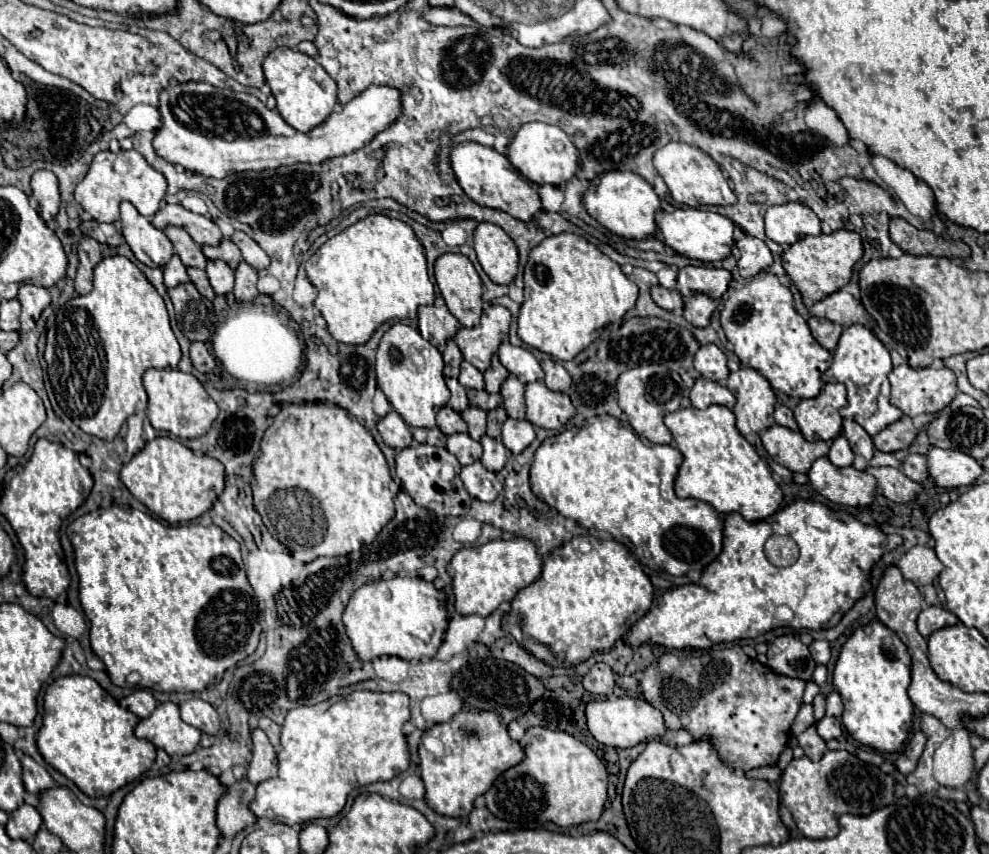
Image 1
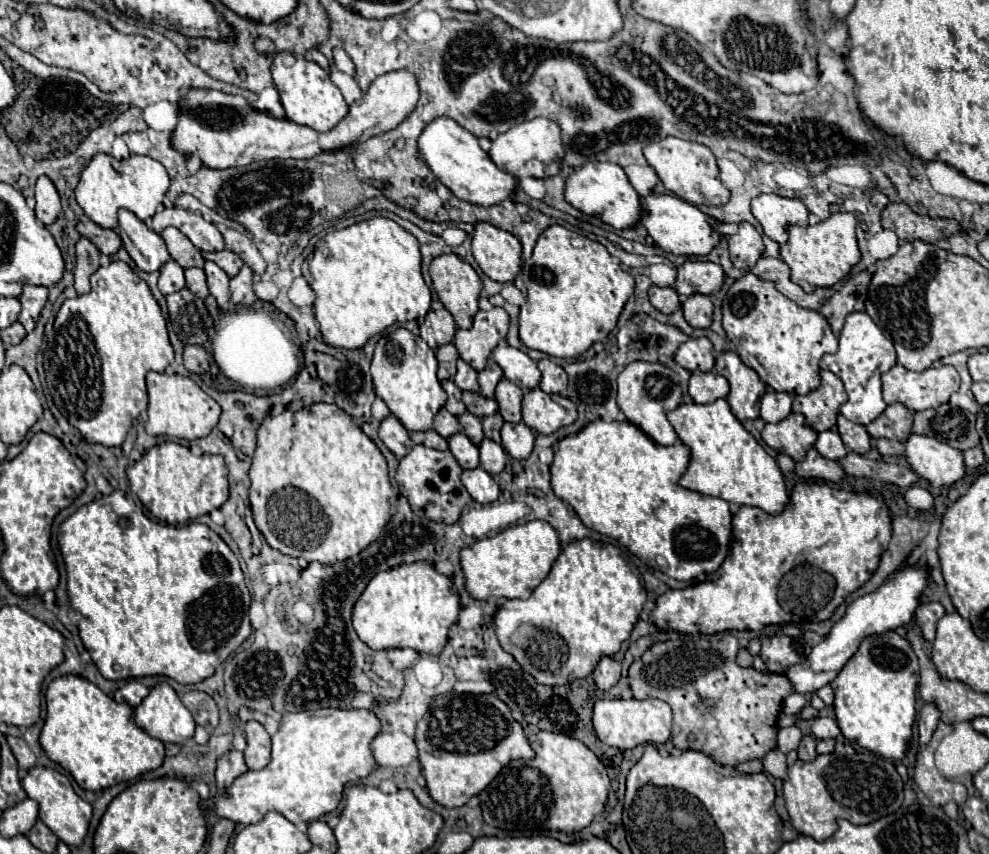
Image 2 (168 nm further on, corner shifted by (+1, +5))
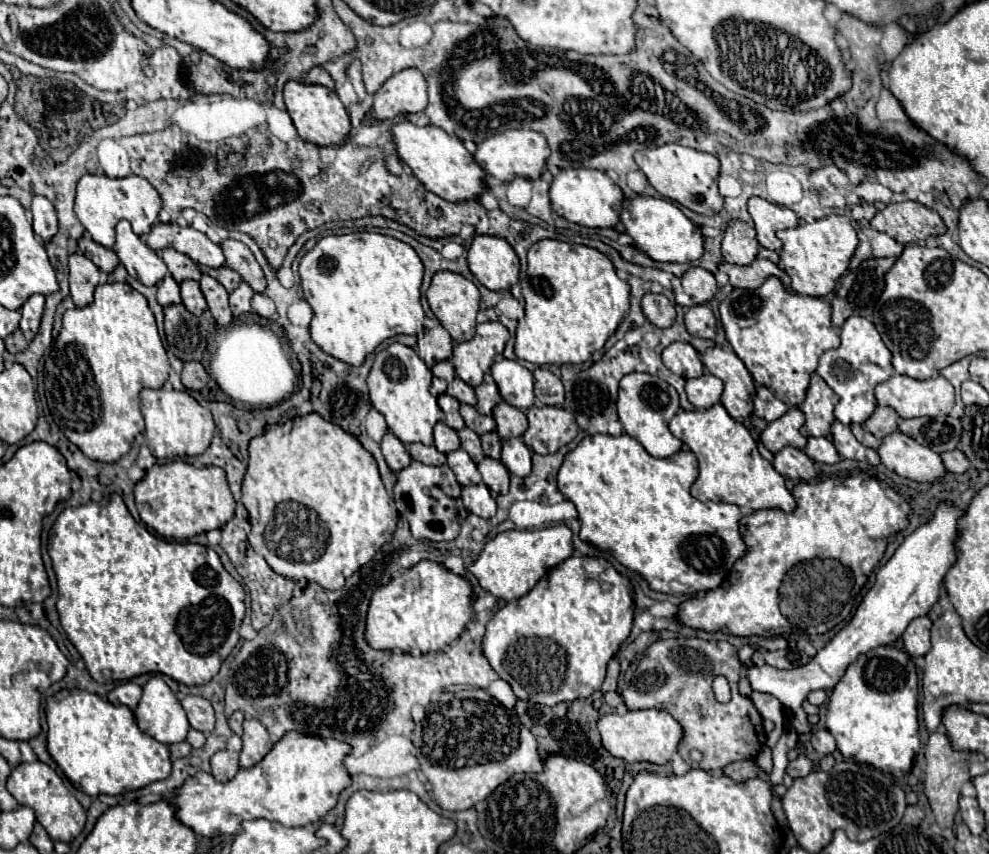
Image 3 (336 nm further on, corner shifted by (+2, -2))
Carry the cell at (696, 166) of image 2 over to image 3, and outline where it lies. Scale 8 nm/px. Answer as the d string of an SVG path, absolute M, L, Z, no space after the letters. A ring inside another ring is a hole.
M665 143L657 149L637 151L633 159L659 195L701 215L715 215L721 211L723 197L719 195L719 189L717 189L717 177L719 177L721 165L715 155L695 151L677 143Z

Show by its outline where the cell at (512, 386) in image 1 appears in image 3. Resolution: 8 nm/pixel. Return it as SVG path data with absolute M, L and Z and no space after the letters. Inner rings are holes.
M499 403L493 409L493 419L497 423L497 435L501 441L511 439L511 437L521 437L527 431L527 417L523 411L507 405L507 403Z

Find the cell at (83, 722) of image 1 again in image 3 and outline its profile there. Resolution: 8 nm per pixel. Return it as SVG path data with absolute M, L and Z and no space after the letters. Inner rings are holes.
M63 689L55 693L53 697L47 699L47 725L49 725L49 735L47 735L47 749L51 757L57 761L65 777L83 793L97 797L101 793L105 795L121 795L125 791L137 791L141 787L147 787L153 781L167 779L171 775L171 757L169 757L169 747L155 741L153 737L145 735L133 717L133 711L129 707L113 705L105 699L101 699L95 693L81 691L81 689Z

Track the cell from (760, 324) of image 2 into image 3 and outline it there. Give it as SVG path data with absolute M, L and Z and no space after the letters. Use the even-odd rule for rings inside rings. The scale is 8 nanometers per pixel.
M769 277L757 289L733 289L719 305L721 323L733 351L741 357L755 383L773 391L787 407L799 407L805 401L811 373L817 369L821 353L837 347L839 333L831 325L831 305L823 297L785 291L781 279Z

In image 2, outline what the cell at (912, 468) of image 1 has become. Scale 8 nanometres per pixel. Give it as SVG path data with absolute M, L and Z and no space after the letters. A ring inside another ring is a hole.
M880 438L880 440L874 440L874 446L876 446L876 448L878 448L878 452L880 452L880 454L884 454L884 456L904 458L904 444L902 444L902 442Z

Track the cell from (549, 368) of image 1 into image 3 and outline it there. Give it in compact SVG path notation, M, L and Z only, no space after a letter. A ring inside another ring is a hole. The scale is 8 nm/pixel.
M537 369L533 371L533 379L535 379L535 397L543 405L551 407L563 405L563 383L559 377L555 377L547 369Z

